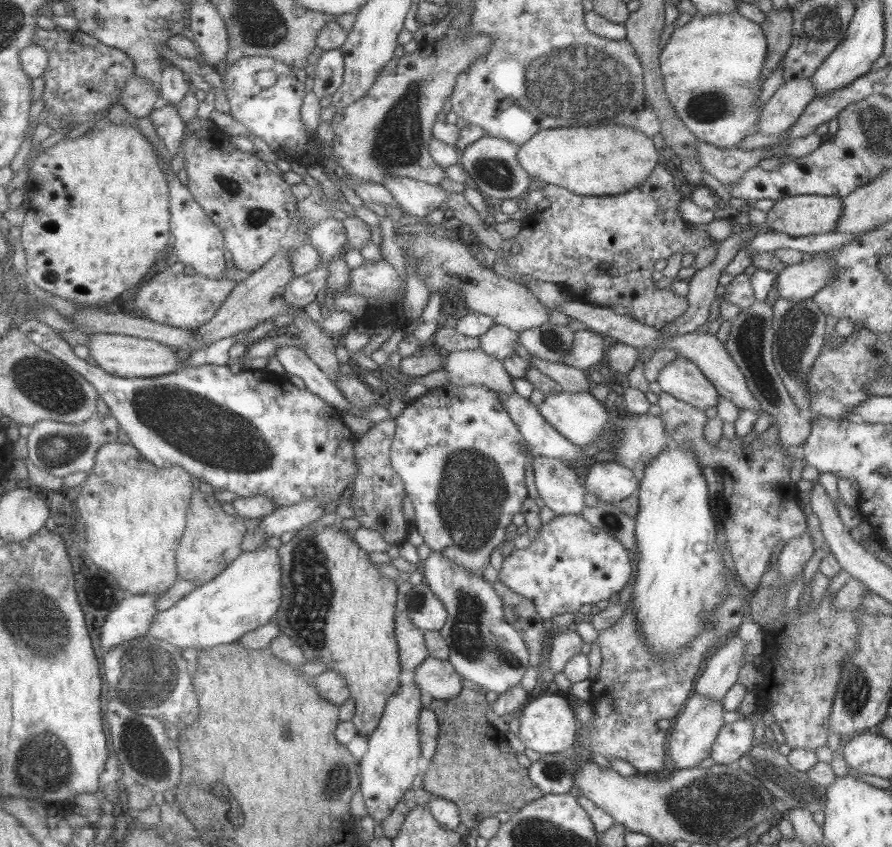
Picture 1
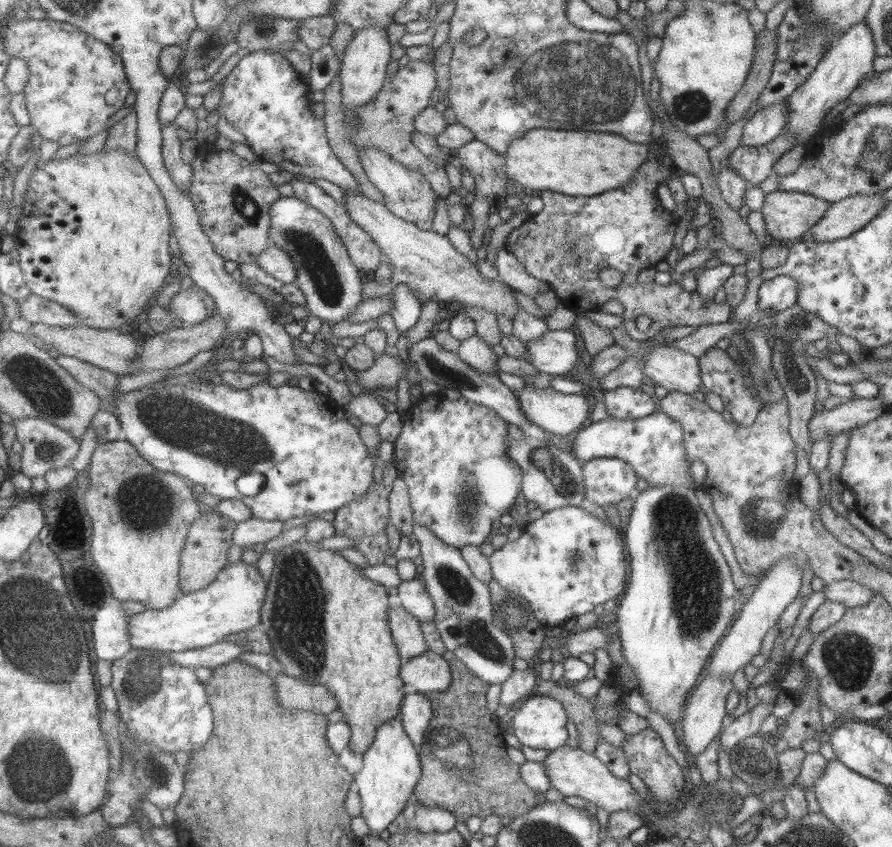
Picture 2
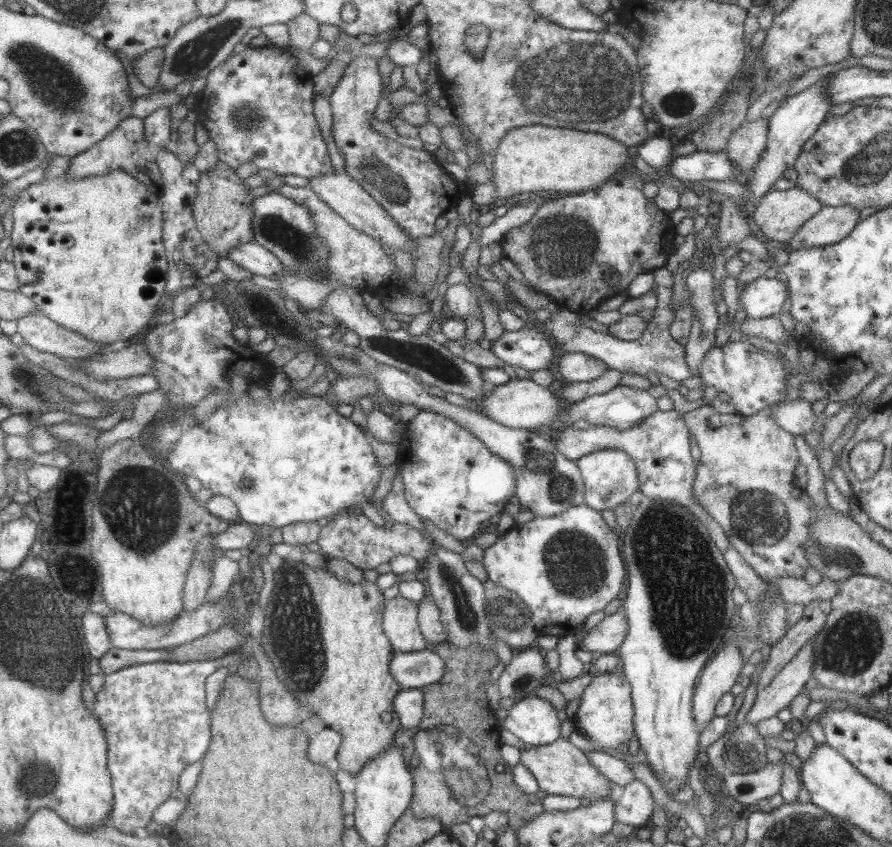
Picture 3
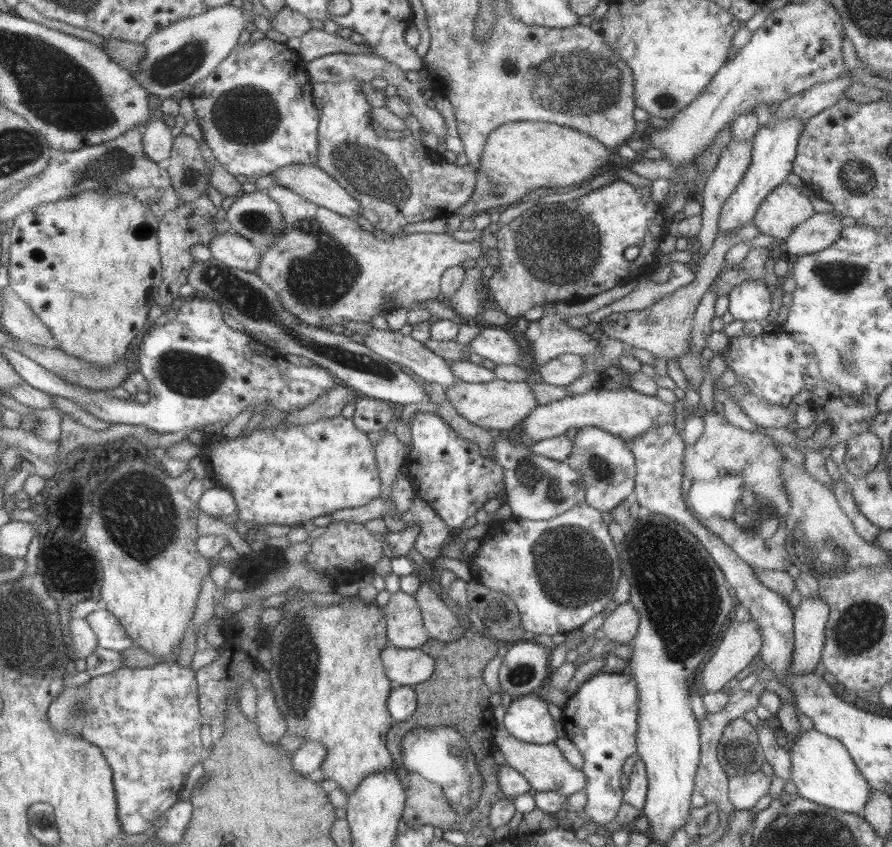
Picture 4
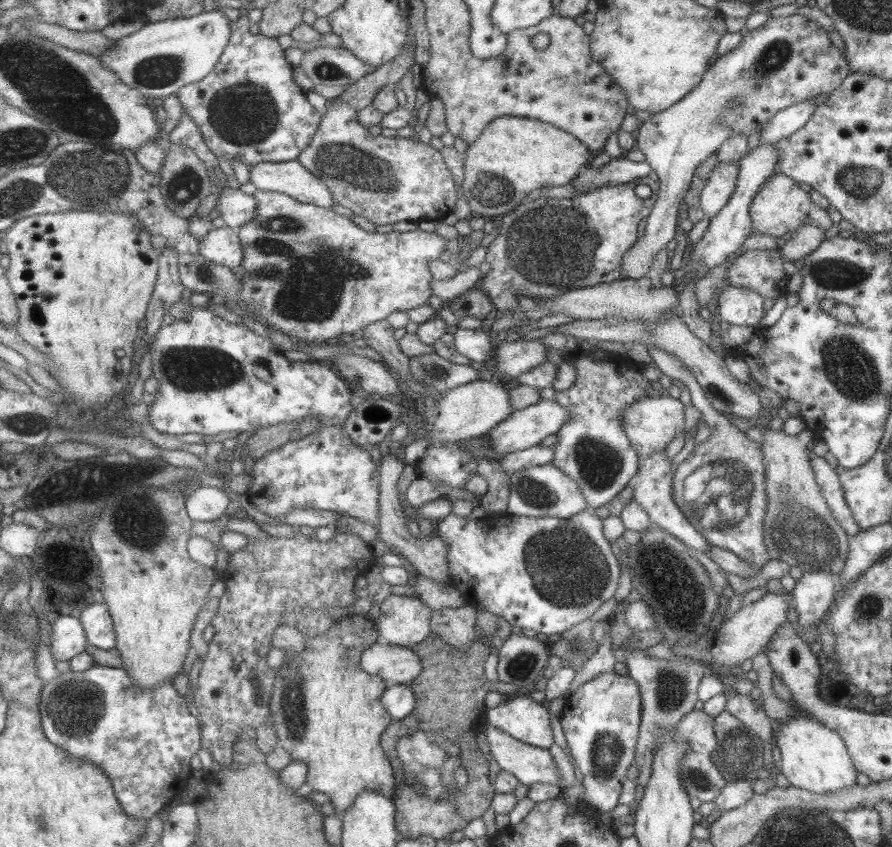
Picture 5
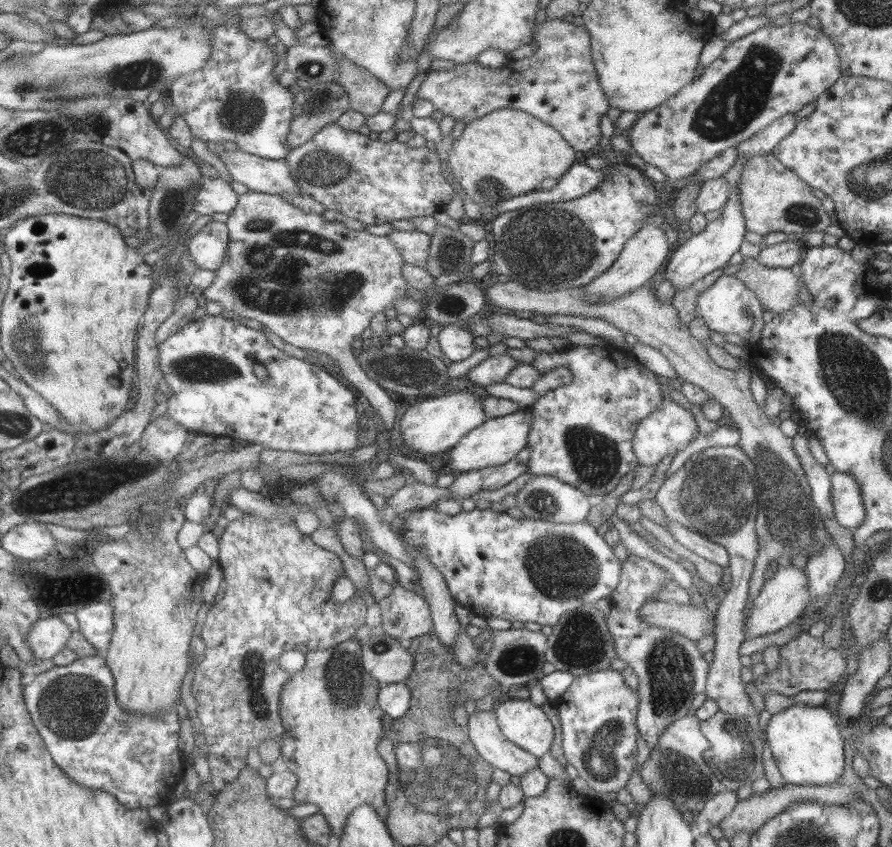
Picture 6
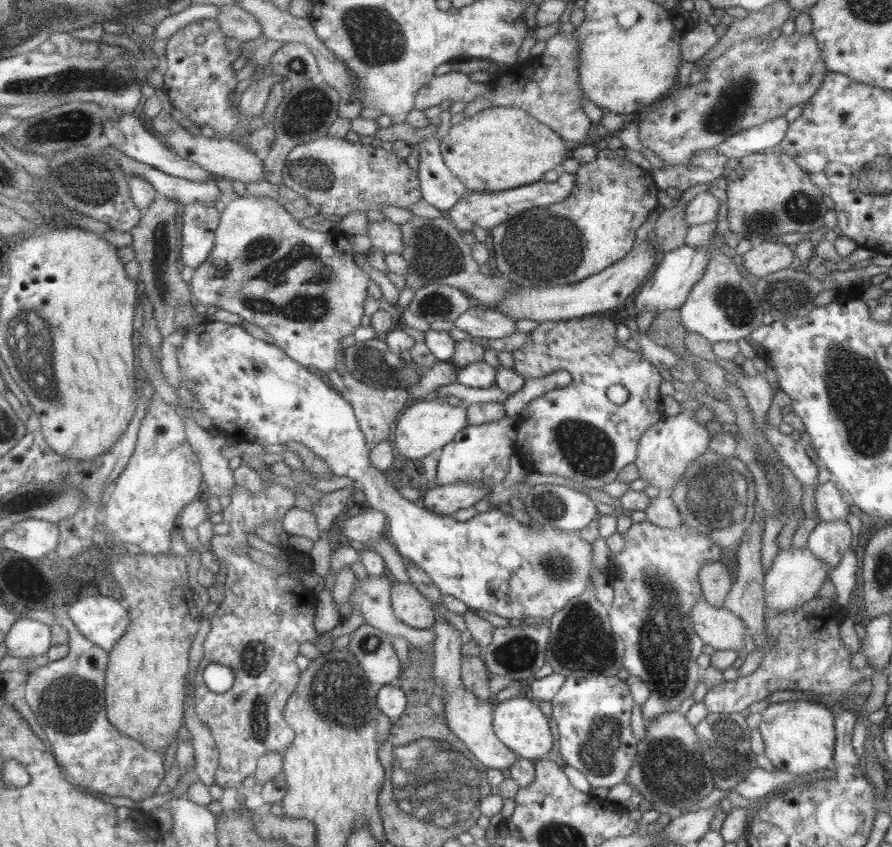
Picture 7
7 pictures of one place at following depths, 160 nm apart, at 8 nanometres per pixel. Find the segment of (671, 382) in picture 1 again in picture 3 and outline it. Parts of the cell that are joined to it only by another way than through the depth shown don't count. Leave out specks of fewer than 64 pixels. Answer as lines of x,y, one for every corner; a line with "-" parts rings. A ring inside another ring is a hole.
665,266
652,271
656,287
656,305
653,318
646,324
639,338
632,341
619,340
613,338
608,333
601,333
592,330
588,323
578,323
575,311
561,307
555,312
550,313
550,317
544,321
539,321
539,326
546,328
546,334
551,338
552,343
559,350
565,353
582,352
591,358
601,360
609,369
626,373
635,373
645,376
647,372
656,372
668,376
678,383
687,379
690,374
685,364
684,347
674,341
669,335
669,324
674,322
674,311
672,310
672,284
673,275
670,274

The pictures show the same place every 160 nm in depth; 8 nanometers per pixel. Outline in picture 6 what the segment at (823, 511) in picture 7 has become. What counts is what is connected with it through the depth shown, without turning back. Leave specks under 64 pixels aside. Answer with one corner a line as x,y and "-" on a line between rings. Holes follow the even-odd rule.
834,471
830,476
830,503
832,517
839,526
855,530
865,514
861,499
860,486
852,475

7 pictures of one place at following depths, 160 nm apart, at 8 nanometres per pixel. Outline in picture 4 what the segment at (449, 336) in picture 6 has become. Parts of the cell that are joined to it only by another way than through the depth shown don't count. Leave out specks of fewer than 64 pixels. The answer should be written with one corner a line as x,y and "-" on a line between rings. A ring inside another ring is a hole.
499,327
481,328
468,342
470,351
493,364
517,364
523,356
519,339

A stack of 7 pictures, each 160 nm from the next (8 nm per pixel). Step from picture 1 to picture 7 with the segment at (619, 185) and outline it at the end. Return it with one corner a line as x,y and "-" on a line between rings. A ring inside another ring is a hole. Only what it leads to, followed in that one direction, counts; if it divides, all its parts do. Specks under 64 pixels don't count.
491,106
464,117
459,124
451,125
447,134
441,138
439,150
445,167
463,184
467,192
499,192
533,184
542,180
547,171
559,170
570,147
553,130
540,124
524,110
517,107

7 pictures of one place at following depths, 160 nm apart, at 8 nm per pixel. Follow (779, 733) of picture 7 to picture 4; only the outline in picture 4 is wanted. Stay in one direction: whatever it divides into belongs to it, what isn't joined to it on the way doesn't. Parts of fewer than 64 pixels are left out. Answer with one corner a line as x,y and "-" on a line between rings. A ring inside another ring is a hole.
810,729
803,731
788,747
791,756
790,782
795,785
796,796
830,809
862,816
871,788
841,742

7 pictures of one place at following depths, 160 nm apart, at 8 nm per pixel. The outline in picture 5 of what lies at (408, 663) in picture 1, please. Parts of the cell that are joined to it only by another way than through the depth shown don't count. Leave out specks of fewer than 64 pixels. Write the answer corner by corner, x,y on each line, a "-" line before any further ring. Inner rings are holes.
388,595
379,605
379,618
375,621
381,641
397,646
410,647
419,644
431,633
431,610
415,596

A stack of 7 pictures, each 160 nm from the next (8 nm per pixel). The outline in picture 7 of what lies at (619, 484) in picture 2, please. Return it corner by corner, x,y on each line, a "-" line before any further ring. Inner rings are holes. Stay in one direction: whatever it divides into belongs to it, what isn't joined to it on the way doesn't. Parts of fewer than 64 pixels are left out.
585,315
564,321
545,321
528,332
528,339
512,350
512,369
524,380
543,378
556,370
566,370
571,375
570,383
544,392
533,398
518,415
516,421
515,445
525,466
541,474
559,476
574,481
576,485
597,489
612,482
626,464
633,463
636,446
642,434
663,418
659,411
661,395
658,385
663,380
657,369
637,351
631,351
619,344
615,338
616,324
609,316
-
611,384
621,384
629,394
620,406
605,397
605,390

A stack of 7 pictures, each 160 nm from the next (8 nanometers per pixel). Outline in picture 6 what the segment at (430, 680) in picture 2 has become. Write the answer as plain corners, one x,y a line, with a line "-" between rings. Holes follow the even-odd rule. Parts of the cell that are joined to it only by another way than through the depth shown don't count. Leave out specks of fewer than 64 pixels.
379,630
359,640
363,669
381,685
402,683
413,672
412,656
405,644

